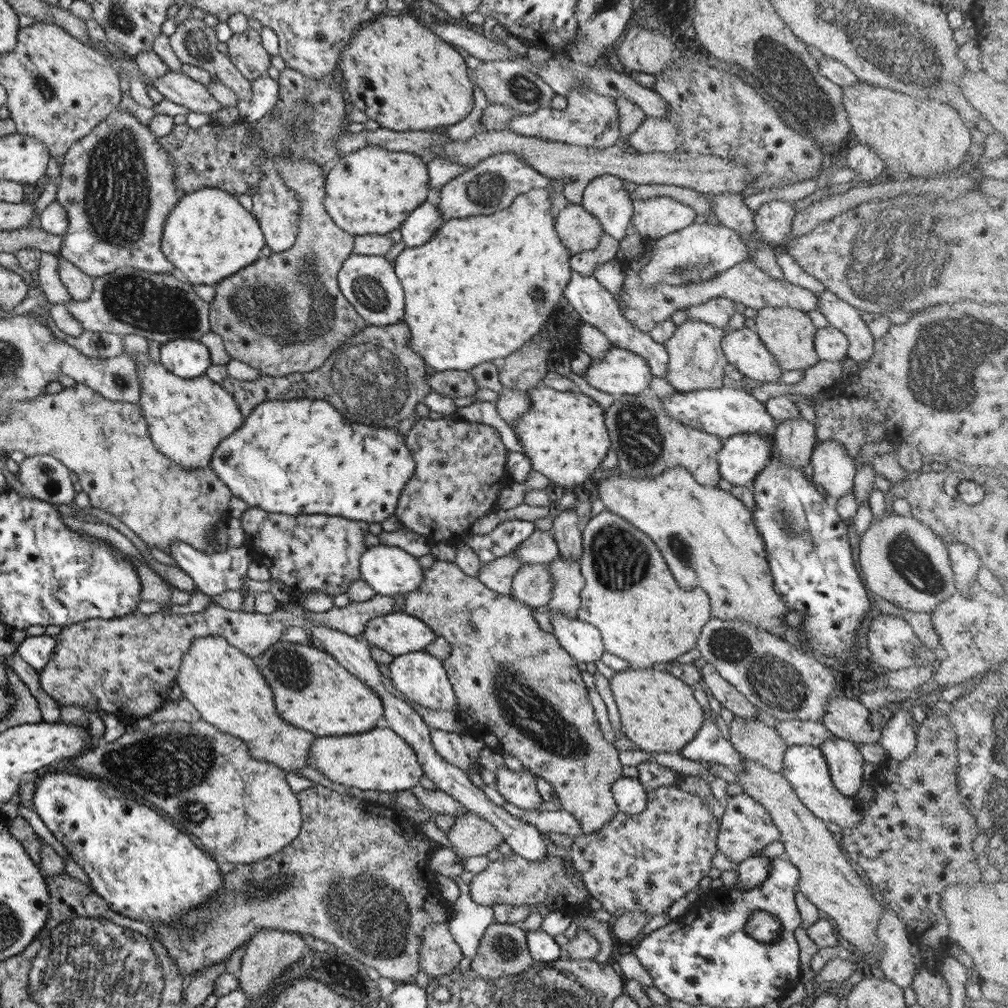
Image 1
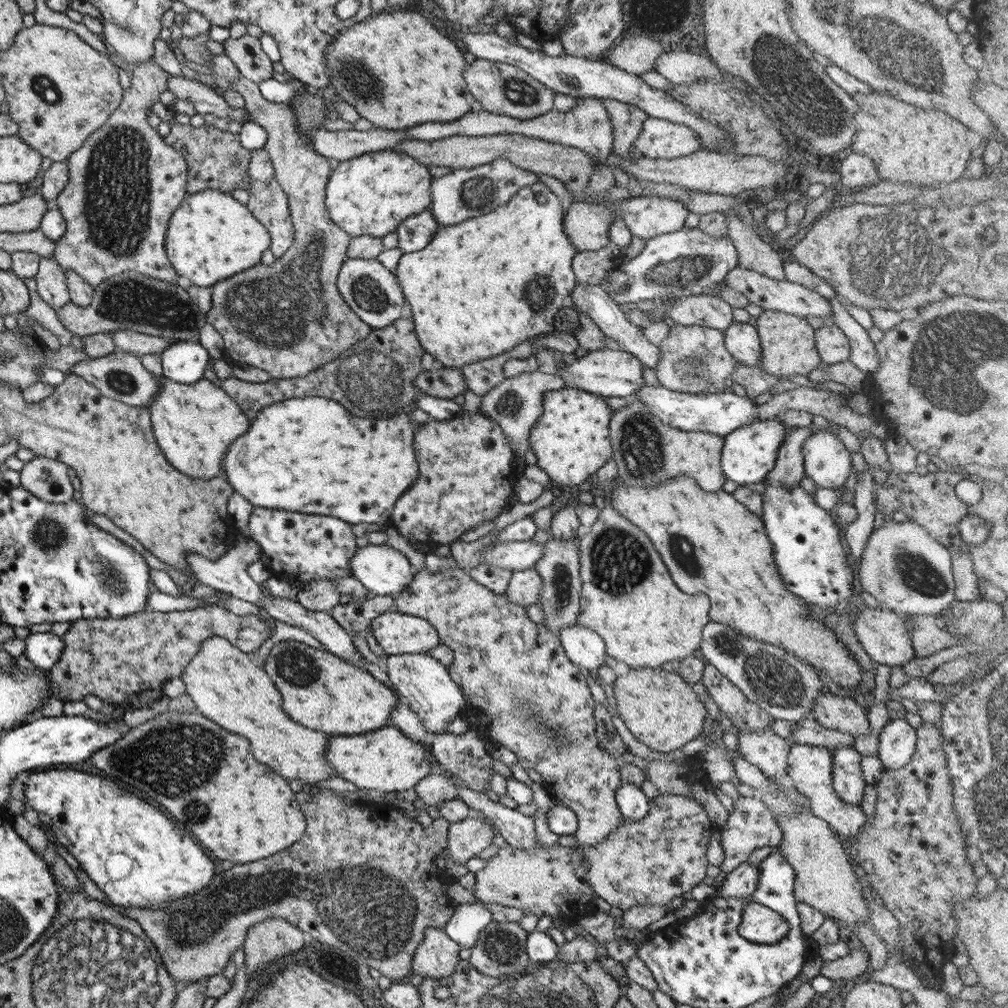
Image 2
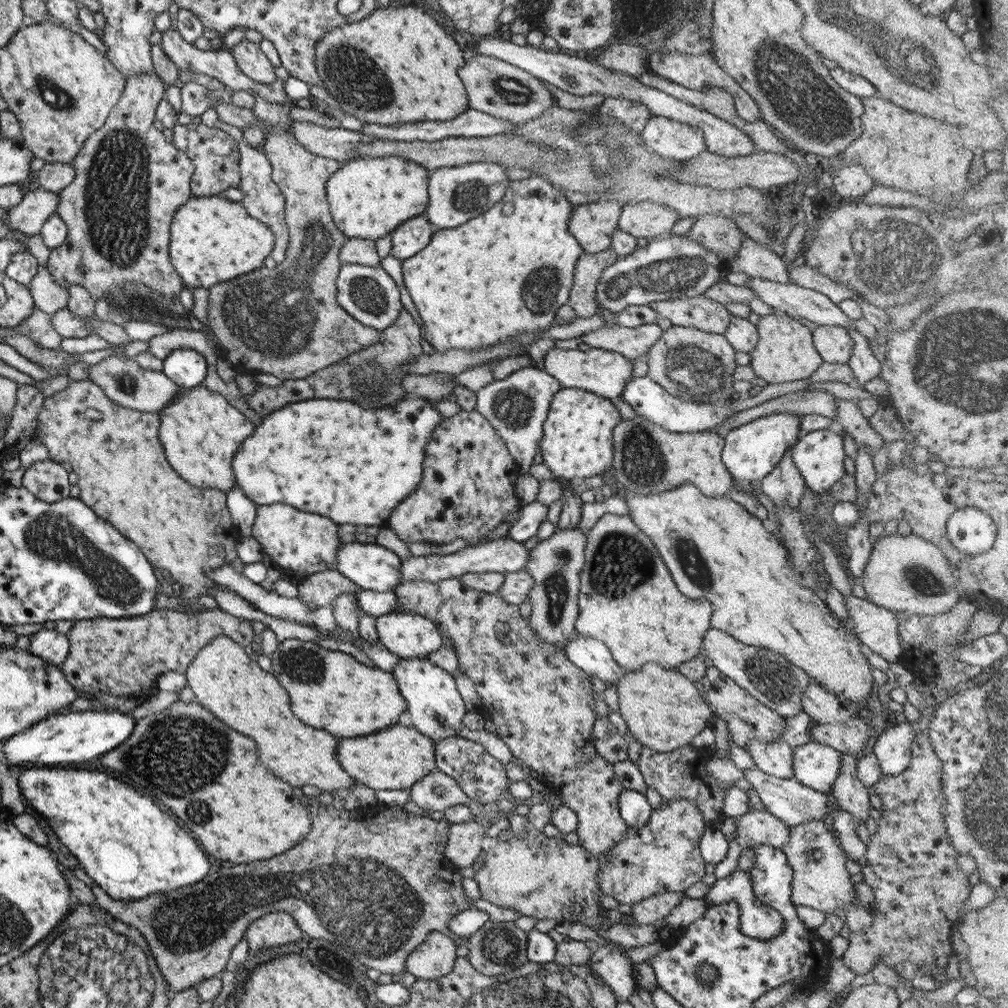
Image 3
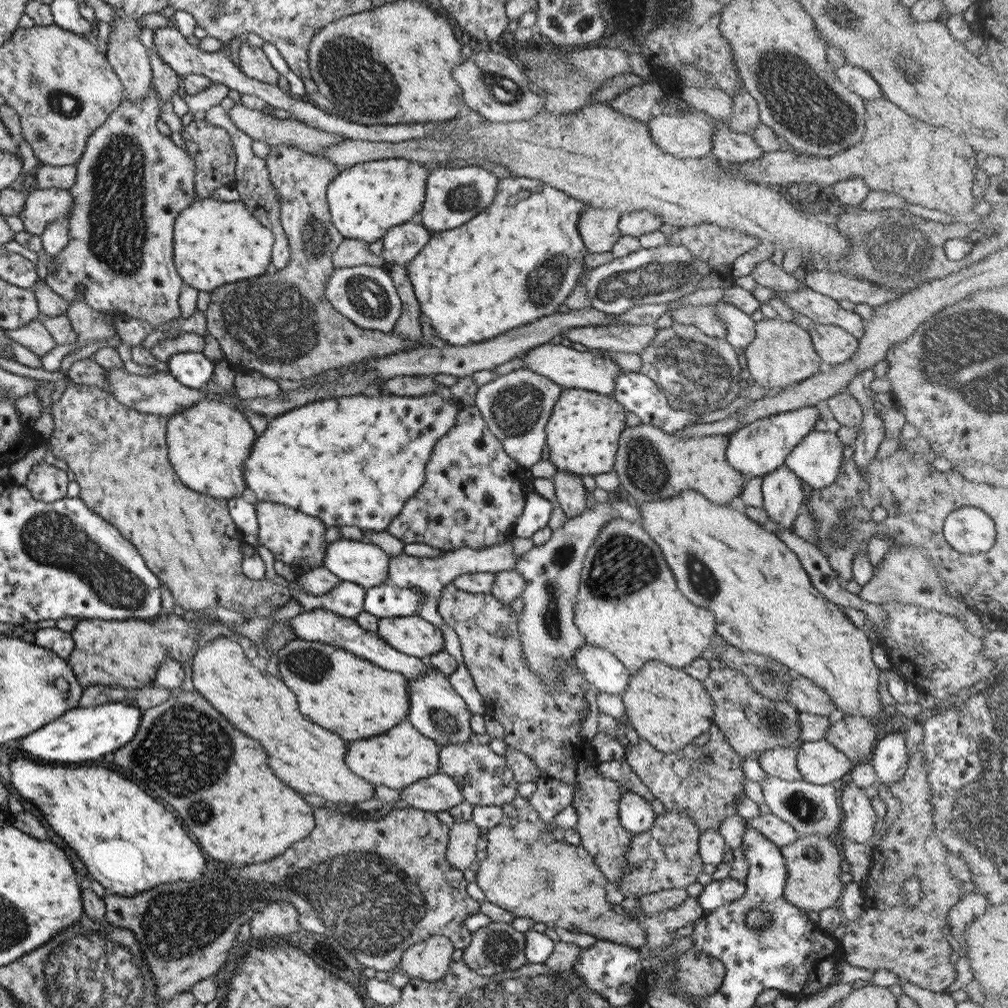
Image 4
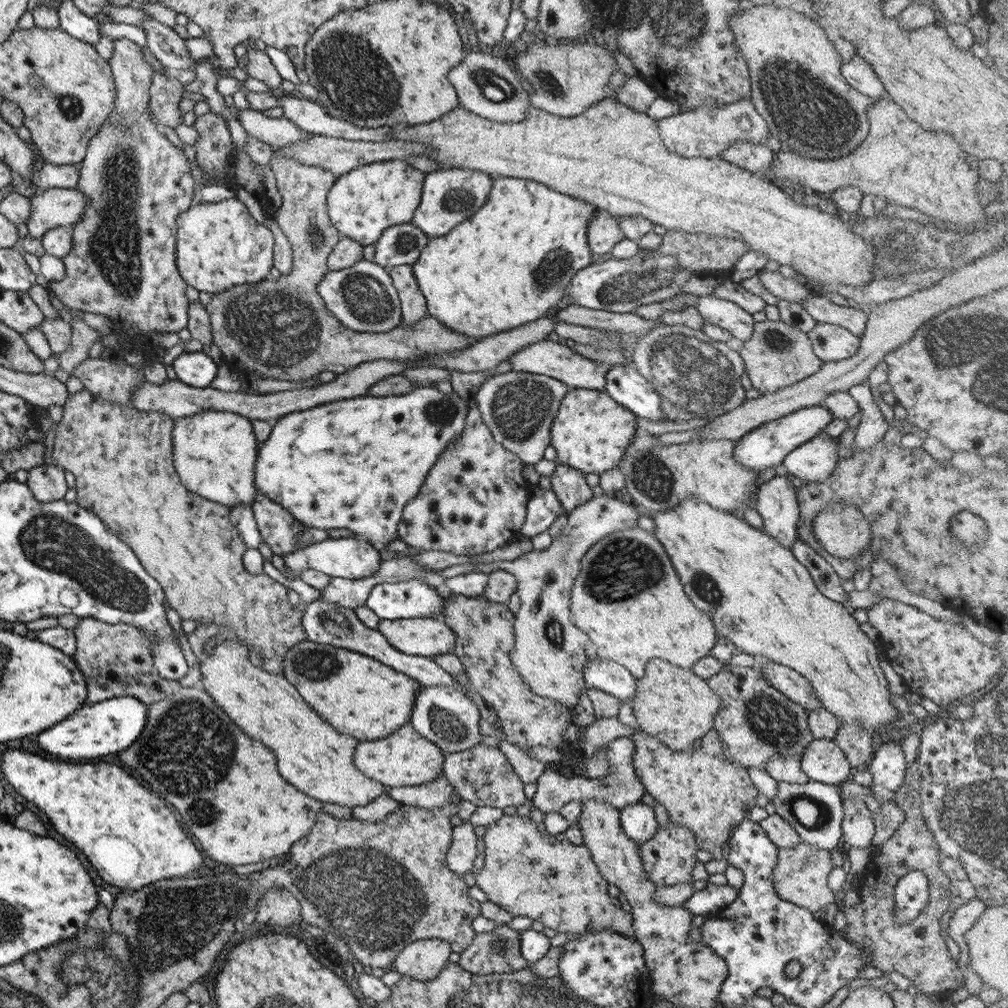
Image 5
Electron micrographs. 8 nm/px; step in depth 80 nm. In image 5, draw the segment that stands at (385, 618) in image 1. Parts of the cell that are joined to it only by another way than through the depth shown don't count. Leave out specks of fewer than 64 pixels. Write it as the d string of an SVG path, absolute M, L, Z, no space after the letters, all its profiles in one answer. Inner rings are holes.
M441 618L380 619L376 629L403 654L432 657L454 648L455 633Z

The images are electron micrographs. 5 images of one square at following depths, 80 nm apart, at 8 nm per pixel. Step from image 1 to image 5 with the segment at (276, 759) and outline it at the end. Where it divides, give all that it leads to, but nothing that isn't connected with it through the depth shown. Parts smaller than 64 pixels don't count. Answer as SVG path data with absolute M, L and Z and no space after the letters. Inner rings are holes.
M217 640L211 651L199 661L198 687L202 688L213 702L231 719L231 725L236 726L253 740L259 740L275 754L277 770L285 782L295 786L299 792L309 794L311 798L323 802L331 802L339 806L365 806L368 802L381 796L383 784L367 778L359 772L352 762L355 752L356 738L345 736L331 728L311 707L301 698L301 695L291 686L282 674L275 674L262 667L253 666L247 655L245 645L237 641Z

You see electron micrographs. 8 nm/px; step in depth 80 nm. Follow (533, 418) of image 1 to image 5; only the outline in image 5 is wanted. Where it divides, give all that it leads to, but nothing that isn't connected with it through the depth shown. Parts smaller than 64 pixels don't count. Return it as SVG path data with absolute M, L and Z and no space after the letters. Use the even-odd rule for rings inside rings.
M585 388L570 389L561 398L559 408L549 425L549 444L555 450L558 464L570 466L583 474L602 474L618 466L626 446L635 432L635 416L619 403L616 403L605 391Z

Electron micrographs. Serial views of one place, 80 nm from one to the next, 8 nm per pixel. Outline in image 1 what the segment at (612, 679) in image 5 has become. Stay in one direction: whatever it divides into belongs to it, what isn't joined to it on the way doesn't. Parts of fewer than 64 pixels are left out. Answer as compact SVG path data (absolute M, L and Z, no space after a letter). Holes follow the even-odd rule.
M557 610L549 611L549 619L551 619L552 635L558 640L558 644L561 645L568 653L574 662L595 662L599 660L601 654L603 654L604 646L599 631L591 624L587 622L581 622L573 618L569 619L565 614L557 612Z

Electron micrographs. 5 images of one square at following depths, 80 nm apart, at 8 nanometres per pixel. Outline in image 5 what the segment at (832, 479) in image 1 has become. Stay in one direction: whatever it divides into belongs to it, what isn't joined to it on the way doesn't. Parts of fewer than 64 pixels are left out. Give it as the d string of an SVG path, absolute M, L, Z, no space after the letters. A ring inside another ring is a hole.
M821 432L786 454L781 469L807 483L822 482L833 473L837 455L836 437Z

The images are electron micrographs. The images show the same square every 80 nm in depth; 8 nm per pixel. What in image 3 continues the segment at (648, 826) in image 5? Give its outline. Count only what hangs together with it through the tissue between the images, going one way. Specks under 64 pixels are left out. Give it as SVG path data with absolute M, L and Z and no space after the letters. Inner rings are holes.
M621 789L616 801L618 813L627 827L642 827L647 822L652 808L643 793Z

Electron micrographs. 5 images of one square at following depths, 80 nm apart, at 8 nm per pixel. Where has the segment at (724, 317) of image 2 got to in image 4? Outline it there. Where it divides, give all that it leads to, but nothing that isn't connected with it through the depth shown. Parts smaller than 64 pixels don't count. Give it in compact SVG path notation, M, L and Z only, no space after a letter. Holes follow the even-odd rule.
M673 305L666 310L666 314L671 316L675 323L693 325L707 336L728 338L727 328L716 315L713 305Z

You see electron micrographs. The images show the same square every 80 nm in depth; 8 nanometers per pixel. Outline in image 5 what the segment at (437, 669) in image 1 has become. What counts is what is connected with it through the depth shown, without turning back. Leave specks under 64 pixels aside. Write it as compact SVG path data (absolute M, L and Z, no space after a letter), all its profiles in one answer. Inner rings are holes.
M445 685L421 686L414 696L409 723L417 734L433 742L443 754L451 754L481 744L479 743L481 734L477 727L479 717L475 704L454 688Z

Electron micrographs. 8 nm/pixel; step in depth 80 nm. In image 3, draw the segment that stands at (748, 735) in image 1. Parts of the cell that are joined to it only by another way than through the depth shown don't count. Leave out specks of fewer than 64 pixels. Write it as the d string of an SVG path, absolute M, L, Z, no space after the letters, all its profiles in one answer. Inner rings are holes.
M751 739L746 744L746 751L753 765L759 771L779 779L789 779L792 776L792 749L785 741L779 739L772 743Z

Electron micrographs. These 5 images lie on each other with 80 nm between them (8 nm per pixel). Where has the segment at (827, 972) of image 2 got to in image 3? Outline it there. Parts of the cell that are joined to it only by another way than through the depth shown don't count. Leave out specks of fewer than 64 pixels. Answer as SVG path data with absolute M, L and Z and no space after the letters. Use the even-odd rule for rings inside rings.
M917 732L911 745L910 762L905 770L896 775L882 775L873 785L881 801L878 830L870 833L869 841L864 844L864 857L857 863L863 878L861 886L872 890L877 909L871 913L872 921L867 929L861 933L851 932L848 947L840 957L841 963L855 975L866 974L879 962L888 968L895 968L895 973L910 981L913 988L927 992L947 983L945 970L949 958L954 954L949 935L957 929L959 906L968 898L971 889L967 881L968 874L957 868L955 860L959 854L951 846L946 827L943 826L944 792L937 759L928 732Z

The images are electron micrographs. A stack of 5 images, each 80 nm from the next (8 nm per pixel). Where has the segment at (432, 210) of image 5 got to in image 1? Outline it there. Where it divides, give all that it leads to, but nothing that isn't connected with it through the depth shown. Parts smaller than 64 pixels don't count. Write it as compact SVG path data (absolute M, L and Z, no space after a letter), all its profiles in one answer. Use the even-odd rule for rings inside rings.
M515 153L492 154L487 158L483 157L476 165L466 168L459 176L437 188L440 196L437 206L446 221L447 219L488 215L503 210L519 194L535 188L545 188L549 191L552 202L552 193L547 185L549 181L549 177L539 174Z

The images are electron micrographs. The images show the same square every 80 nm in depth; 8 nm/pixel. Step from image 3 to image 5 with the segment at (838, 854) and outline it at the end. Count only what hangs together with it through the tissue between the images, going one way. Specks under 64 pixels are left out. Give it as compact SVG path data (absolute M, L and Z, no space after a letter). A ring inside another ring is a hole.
M800 841L791 848L779 848L776 865L772 870L772 883L779 898L795 906L815 912L835 901L834 891L827 887L827 874L834 865L831 863L832 850L825 850Z

